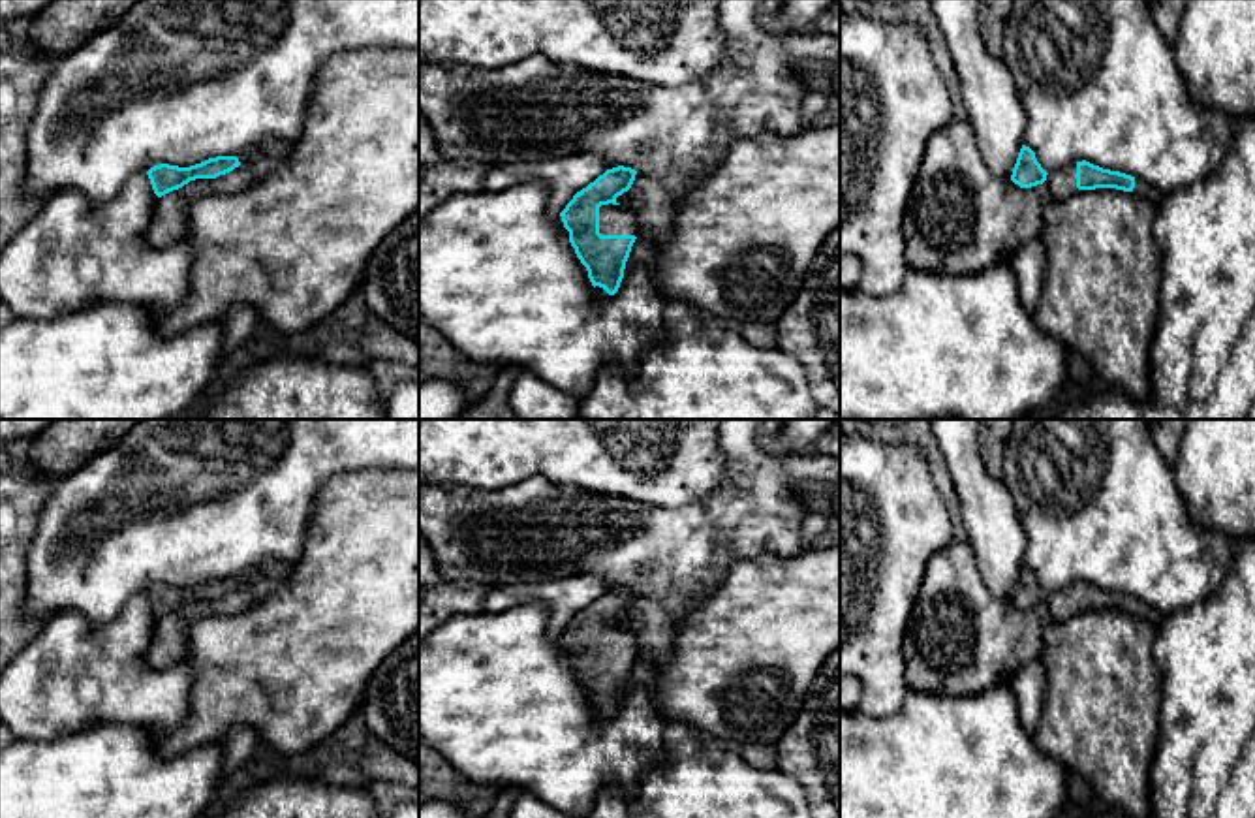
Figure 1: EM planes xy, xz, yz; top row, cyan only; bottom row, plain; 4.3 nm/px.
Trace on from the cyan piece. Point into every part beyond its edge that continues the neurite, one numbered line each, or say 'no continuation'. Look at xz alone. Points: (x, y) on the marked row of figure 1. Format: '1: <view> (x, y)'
1: xz (613, 219)

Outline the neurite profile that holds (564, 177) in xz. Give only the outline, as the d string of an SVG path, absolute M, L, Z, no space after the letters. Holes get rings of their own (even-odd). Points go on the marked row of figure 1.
M579 152L558 160L519 162L490 165L485 175L485 192L502 192L524 182L545 182L549 212L560 214L577 192L607 171L605 156Z

